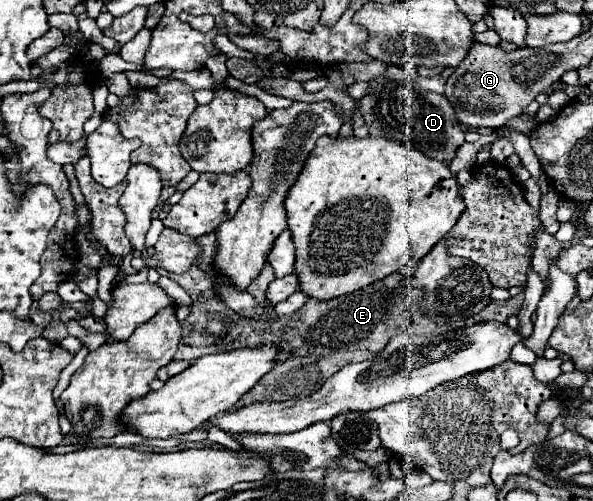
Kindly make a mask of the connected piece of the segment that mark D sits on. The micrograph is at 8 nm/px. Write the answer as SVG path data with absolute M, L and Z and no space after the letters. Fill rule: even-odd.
M389 66L385 74L367 82L369 94L359 100L359 110L365 124L369 126L371 136L405 144L433 160L437 158L449 164L455 158L459 146L465 142L465 132L461 130L449 100L443 94L417 88L417 84L413 84L415 78L415 70Z

